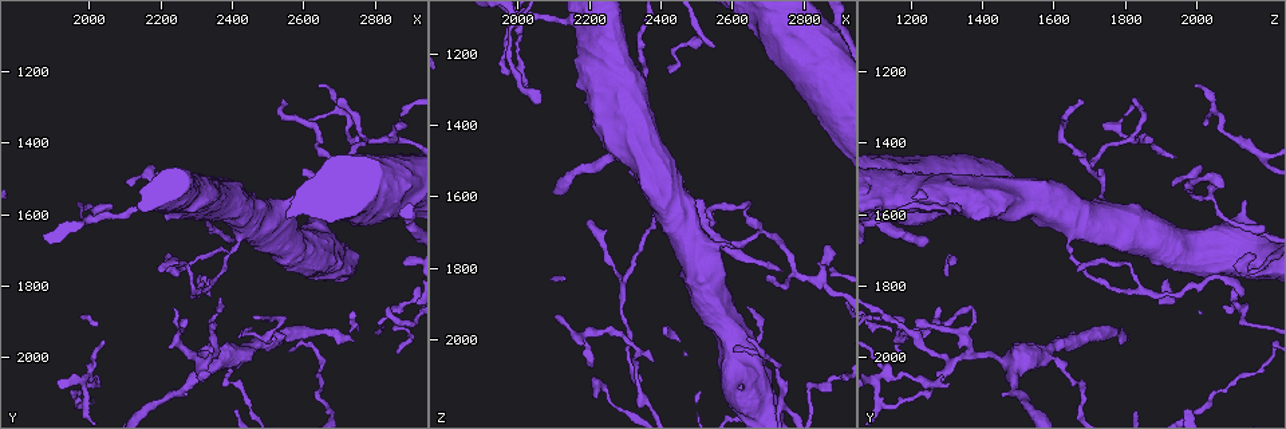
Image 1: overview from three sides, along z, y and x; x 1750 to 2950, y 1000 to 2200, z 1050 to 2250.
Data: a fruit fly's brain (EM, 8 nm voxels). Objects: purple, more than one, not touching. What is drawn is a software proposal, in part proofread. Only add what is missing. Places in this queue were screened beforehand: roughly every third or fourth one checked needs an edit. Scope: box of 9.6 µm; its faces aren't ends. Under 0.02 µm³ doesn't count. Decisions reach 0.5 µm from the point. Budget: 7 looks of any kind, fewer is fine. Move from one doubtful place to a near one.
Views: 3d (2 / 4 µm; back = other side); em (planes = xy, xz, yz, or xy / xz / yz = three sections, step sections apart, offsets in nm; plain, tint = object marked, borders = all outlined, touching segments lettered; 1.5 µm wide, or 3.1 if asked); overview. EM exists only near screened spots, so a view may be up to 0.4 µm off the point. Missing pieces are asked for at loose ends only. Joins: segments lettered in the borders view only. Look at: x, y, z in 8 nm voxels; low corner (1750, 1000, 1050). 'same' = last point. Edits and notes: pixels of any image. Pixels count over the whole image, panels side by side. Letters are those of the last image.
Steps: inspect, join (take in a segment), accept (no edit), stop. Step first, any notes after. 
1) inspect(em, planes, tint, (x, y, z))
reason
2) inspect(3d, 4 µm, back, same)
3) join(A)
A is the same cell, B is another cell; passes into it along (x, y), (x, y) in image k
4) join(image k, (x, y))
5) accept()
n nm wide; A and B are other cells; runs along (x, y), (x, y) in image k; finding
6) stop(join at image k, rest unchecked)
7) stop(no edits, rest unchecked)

inspect(3d, 2 µm, (2060, 1580, 1330))
an open end

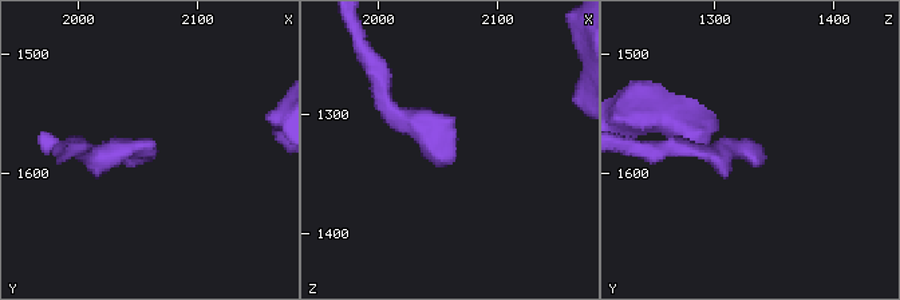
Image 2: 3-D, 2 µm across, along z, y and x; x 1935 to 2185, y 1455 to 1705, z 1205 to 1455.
inspect(em, planes, plain, (2066, 1586, 1332))

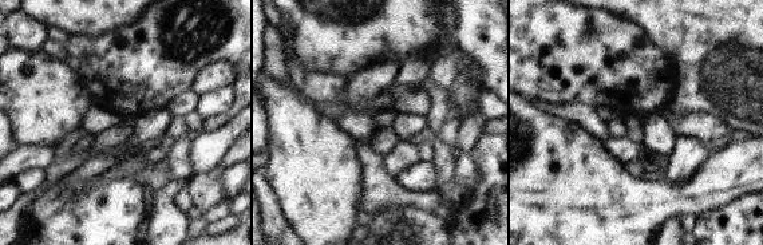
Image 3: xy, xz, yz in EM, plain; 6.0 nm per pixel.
inspect(em, planes, borders, same)
see the neighbours

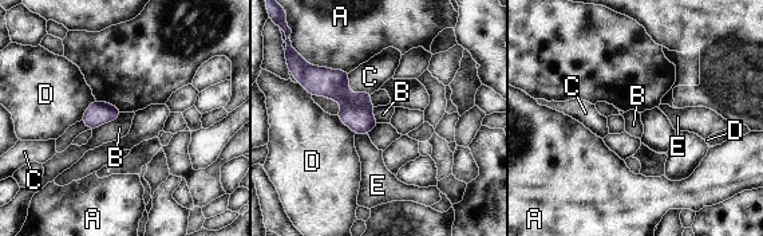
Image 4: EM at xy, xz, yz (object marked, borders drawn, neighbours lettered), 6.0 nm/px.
accept()
A touches over 280 nm; A, B, C, D and E are other cells; none of them fits

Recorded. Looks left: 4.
inspect(3d, 2 µm, (2640, 1240, 1990))
tapers out

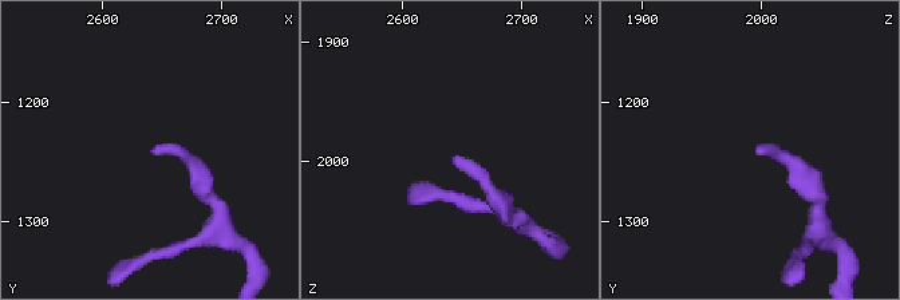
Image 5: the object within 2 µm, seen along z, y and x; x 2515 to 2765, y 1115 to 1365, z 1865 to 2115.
inspect(em, planes, borders, (2638, 1244, 1994))

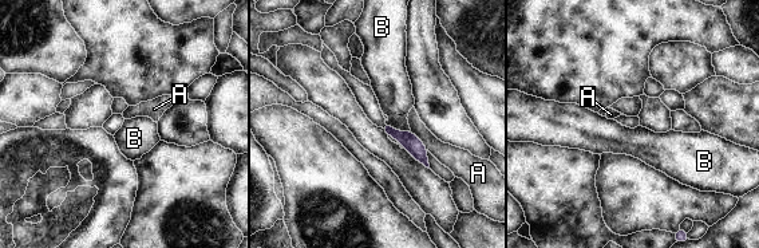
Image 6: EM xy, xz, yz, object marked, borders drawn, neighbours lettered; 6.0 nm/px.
accept()
A and B are other cells; border along (386, 122), (398, 130), (410, 132) in image 6; no lettered segment goes on from it

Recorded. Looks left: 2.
inspect(3d, 2 µm, (2020, 2090, 1310))
an open end

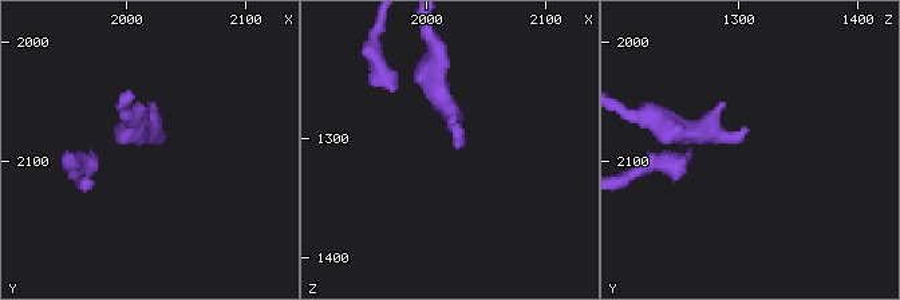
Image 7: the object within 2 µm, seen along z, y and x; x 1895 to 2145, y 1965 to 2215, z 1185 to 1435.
inspect(em, planes, borders, (2032, 2084, 1304))

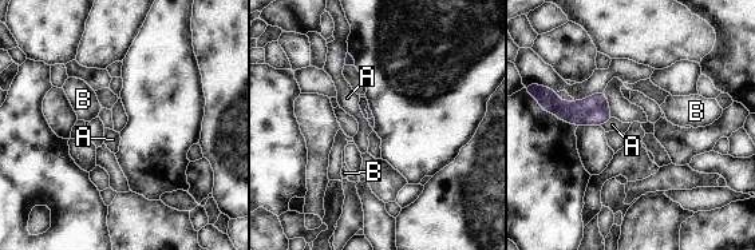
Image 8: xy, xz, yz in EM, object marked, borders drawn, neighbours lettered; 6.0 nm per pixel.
accept()
A and B are other cells; no lettered segment goes on from it

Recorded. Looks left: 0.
stop(no edits, rest unchecked)

